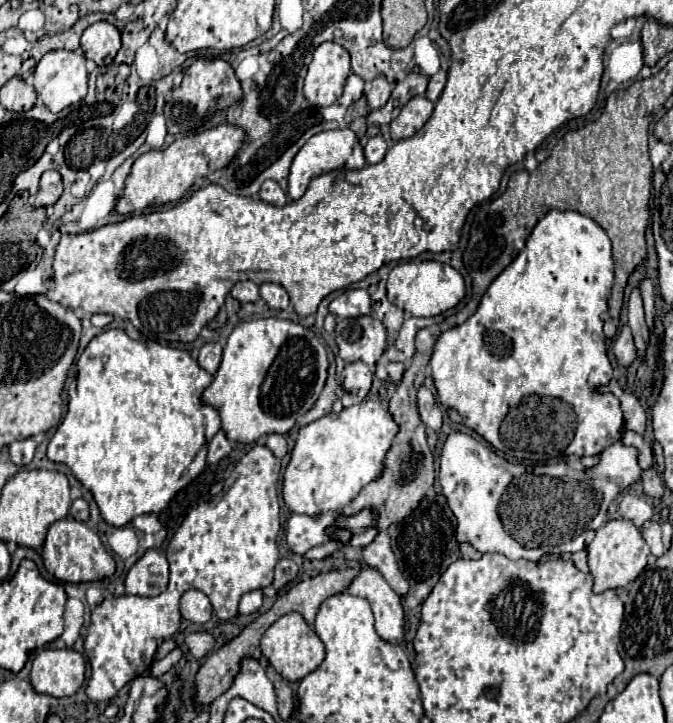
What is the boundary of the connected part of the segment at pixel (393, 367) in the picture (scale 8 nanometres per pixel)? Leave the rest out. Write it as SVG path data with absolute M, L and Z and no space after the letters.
M384 363L384 365L378 365L376 367L376 377L378 379L384 379L388 383L394 383L398 385L402 381L402 373L404 373L404 363Z

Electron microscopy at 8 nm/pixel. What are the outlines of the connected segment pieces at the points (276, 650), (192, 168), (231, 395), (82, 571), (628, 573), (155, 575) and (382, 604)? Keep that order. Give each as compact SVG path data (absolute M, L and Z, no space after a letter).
M288 613L280 617L262 637L262 655L270 661L270 665L286 679L286 681L302 681L308 673L316 671L324 661L324 643L314 633L314 629L304 621L300 613Z
M224 123L216 129L208 129L198 135L176 139L166 149L148 151L148 153L140 155L132 165L124 191L122 191L120 199L116 201L114 213L130 215L134 211L144 211L148 207L158 207L164 203L180 201L188 193L188 189L194 185L196 179L206 177L212 171L224 169L232 161L232 157L238 153L244 137L246 137L244 129Z
M274 317L244 321L230 333L220 369L202 393L202 403L218 411L230 441L254 443L262 435L284 435L320 397L326 369L326 349L310 329Z
M66 517L62 521L56 521L48 529L48 537L42 547L42 559L44 567L50 575L54 575L58 581L64 583L88 583L88 581L100 581L104 577L114 575L114 559L104 549L100 537L96 531L88 529L86 523L76 521L72 517Z
M624 519L608 521L606 525L602 525L596 531L596 537L592 539L592 543L586 547L586 551L588 551L588 567L594 577L596 593L602 593L606 589L626 587L628 583L632 583L644 571L646 559L650 555L650 547L642 539L640 529L634 527L632 521L624 521Z
M150 549L138 559L126 575L126 593L154 597L168 587L168 561L166 555Z
M362 569L348 587L348 593L364 597L370 603L376 619L376 633L384 641L402 645L406 625L402 599L376 569Z

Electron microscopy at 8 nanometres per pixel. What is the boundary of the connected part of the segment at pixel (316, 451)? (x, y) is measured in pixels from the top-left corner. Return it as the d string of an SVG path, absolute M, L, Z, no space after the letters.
M362 401L360 405L352 405L342 409L340 413L328 413L304 427L300 427L296 445L290 455L290 463L284 471L282 499L290 507L292 513L302 515L320 515L324 511L342 511L364 485L376 479L382 471L384 455L388 453L394 435L398 433L398 425L390 419L390 413L382 407L380 401Z

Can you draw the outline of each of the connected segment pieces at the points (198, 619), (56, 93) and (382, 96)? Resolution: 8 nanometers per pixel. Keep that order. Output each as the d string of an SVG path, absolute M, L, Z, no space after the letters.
M190 589L180 599L180 613L184 619L188 619L192 623L206 623L212 615L210 599L202 591Z
M80 49L76 51L48 51L40 63L34 69L34 89L38 99L52 111L52 113L60 113L62 109L82 101L86 97L86 89L88 89L88 73L84 67L86 59L82 55Z
M376 77L372 83L370 83L370 89L366 91L366 99L368 99L368 107L370 109L380 109L388 99L390 99L390 93L392 93L392 87L390 83L386 81L386 77Z

